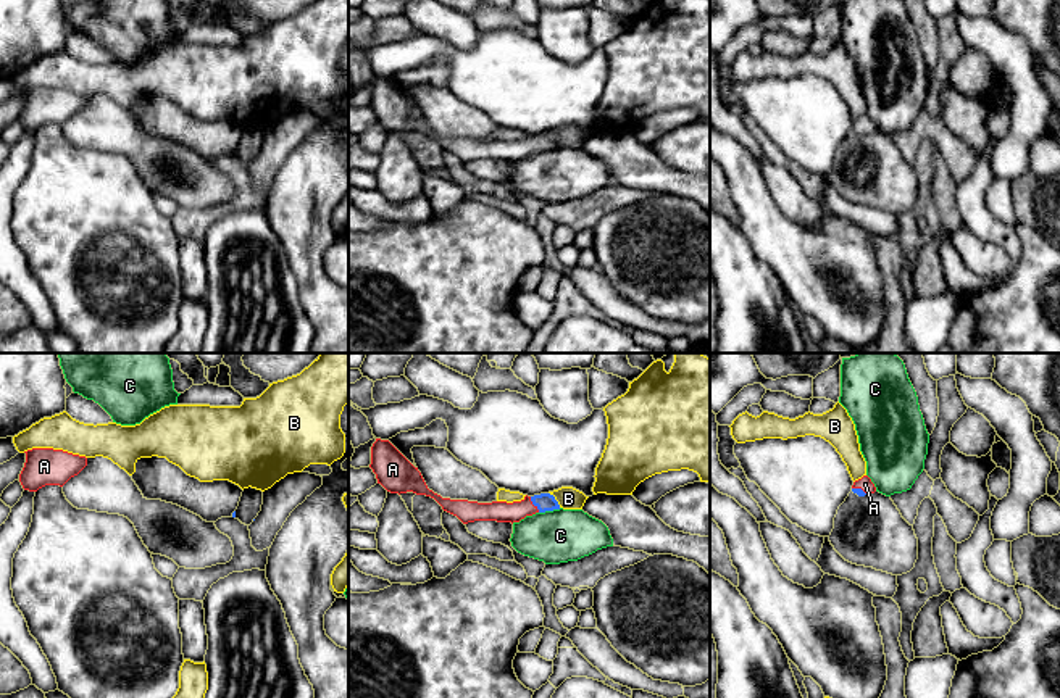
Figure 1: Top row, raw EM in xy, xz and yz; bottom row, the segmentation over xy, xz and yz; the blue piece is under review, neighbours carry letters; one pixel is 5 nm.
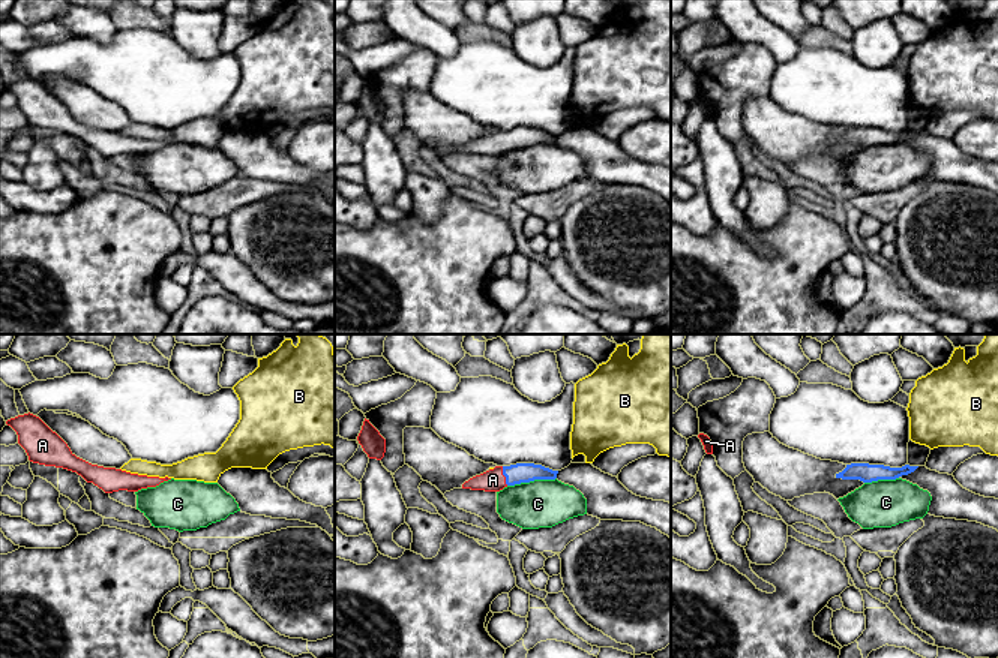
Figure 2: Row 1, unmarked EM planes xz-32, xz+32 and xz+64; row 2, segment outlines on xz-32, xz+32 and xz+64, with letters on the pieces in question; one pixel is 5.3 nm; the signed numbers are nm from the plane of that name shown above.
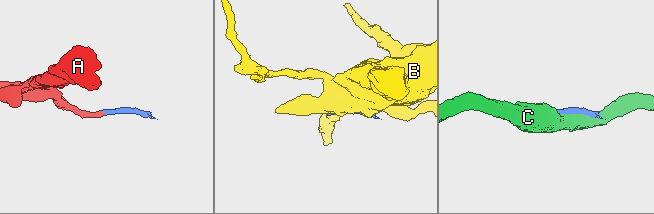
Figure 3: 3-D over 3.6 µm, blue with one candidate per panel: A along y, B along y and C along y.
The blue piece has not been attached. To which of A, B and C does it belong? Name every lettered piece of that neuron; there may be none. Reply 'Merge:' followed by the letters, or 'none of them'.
Merge: A

